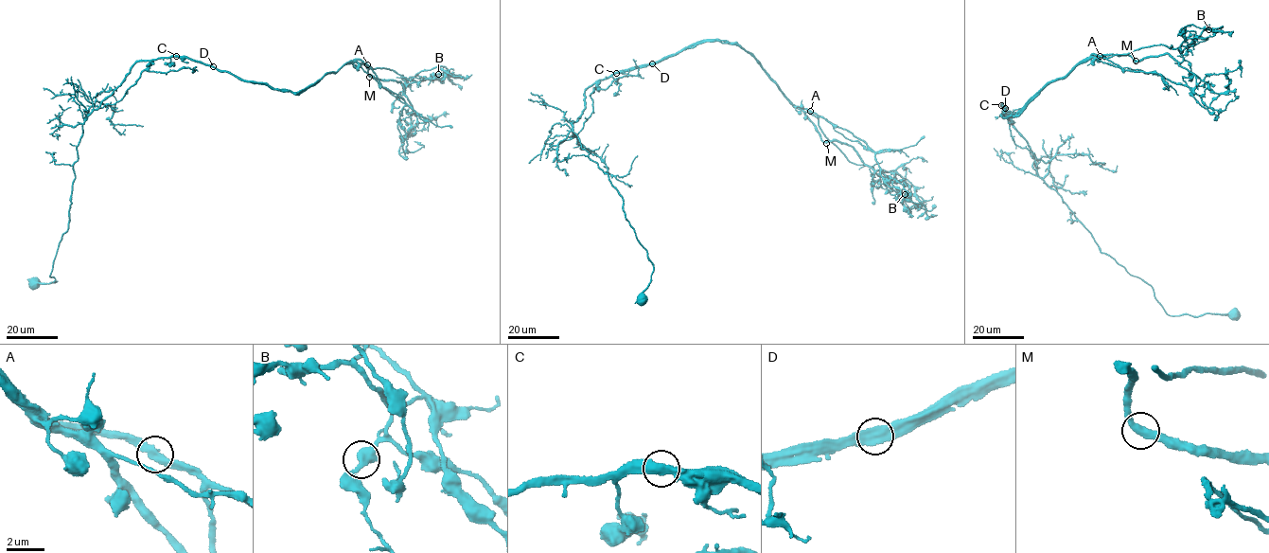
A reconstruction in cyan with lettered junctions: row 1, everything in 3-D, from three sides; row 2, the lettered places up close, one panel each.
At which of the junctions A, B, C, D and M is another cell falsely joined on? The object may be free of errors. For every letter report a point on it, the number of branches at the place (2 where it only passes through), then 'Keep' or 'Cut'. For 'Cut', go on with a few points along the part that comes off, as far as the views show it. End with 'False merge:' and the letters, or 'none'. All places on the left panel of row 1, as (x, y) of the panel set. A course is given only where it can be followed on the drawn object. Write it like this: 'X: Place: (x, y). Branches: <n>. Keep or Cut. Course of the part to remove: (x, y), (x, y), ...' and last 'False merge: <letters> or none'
A: Place: (367, 64). Branches: 2. Keep
B: Place: (438, 74). Branches: 2. Keep
C: Place: (176, 56). Branches: 2. Keep
D: Place: (213, 66). Branches: 2. Cut. Course of the part to remove: (213, 67), (299, 92), (363, 61), (403, 98), (404, 151), (423, 147), (414, 141)
M: Place: (369, 77). Branches: 2. Keep
False merge: D

